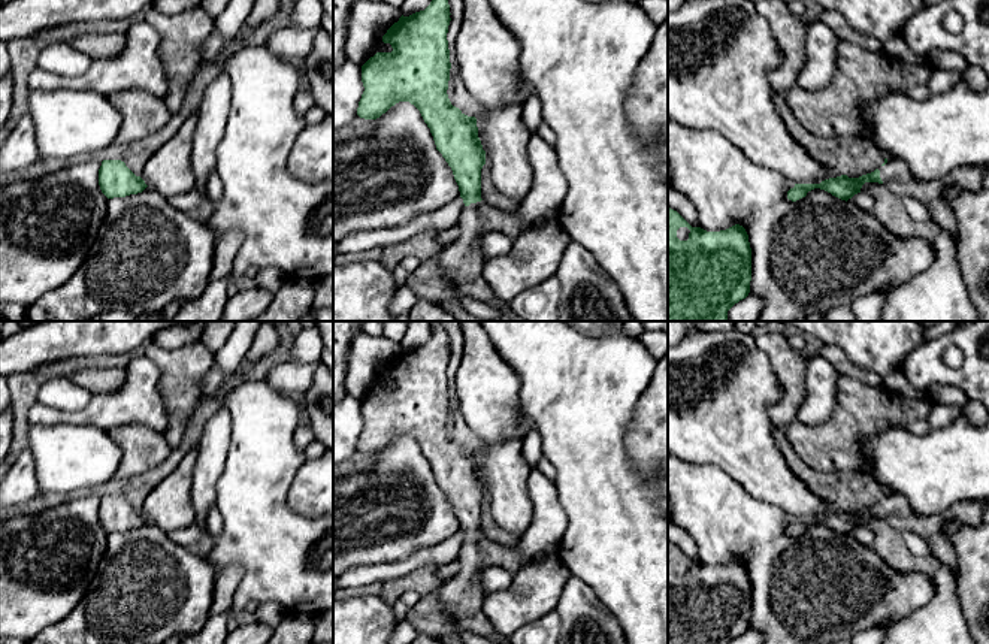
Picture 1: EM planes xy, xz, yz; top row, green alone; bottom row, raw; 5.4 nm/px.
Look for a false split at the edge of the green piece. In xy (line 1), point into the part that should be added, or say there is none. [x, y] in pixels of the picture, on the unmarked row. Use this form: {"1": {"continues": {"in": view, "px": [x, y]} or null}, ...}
{"1": {"continues": null}}

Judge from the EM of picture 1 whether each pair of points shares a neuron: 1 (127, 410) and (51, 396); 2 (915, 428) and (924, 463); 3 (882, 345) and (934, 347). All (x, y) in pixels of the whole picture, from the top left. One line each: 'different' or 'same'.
1: different
2: different
3: different

